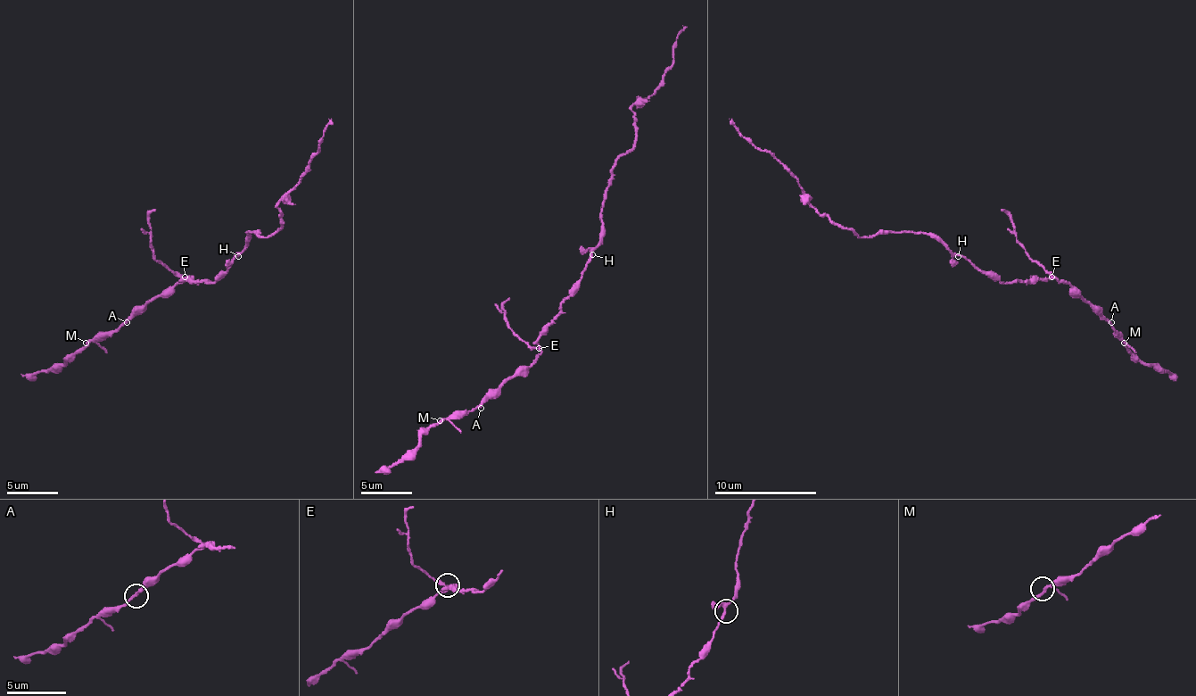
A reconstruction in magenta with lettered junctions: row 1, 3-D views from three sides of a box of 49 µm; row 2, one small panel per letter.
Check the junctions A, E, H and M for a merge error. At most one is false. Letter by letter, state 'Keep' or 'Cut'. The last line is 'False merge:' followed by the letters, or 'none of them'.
A: Keep
E: Cut
H: Keep
M: Keep
False merge: E

